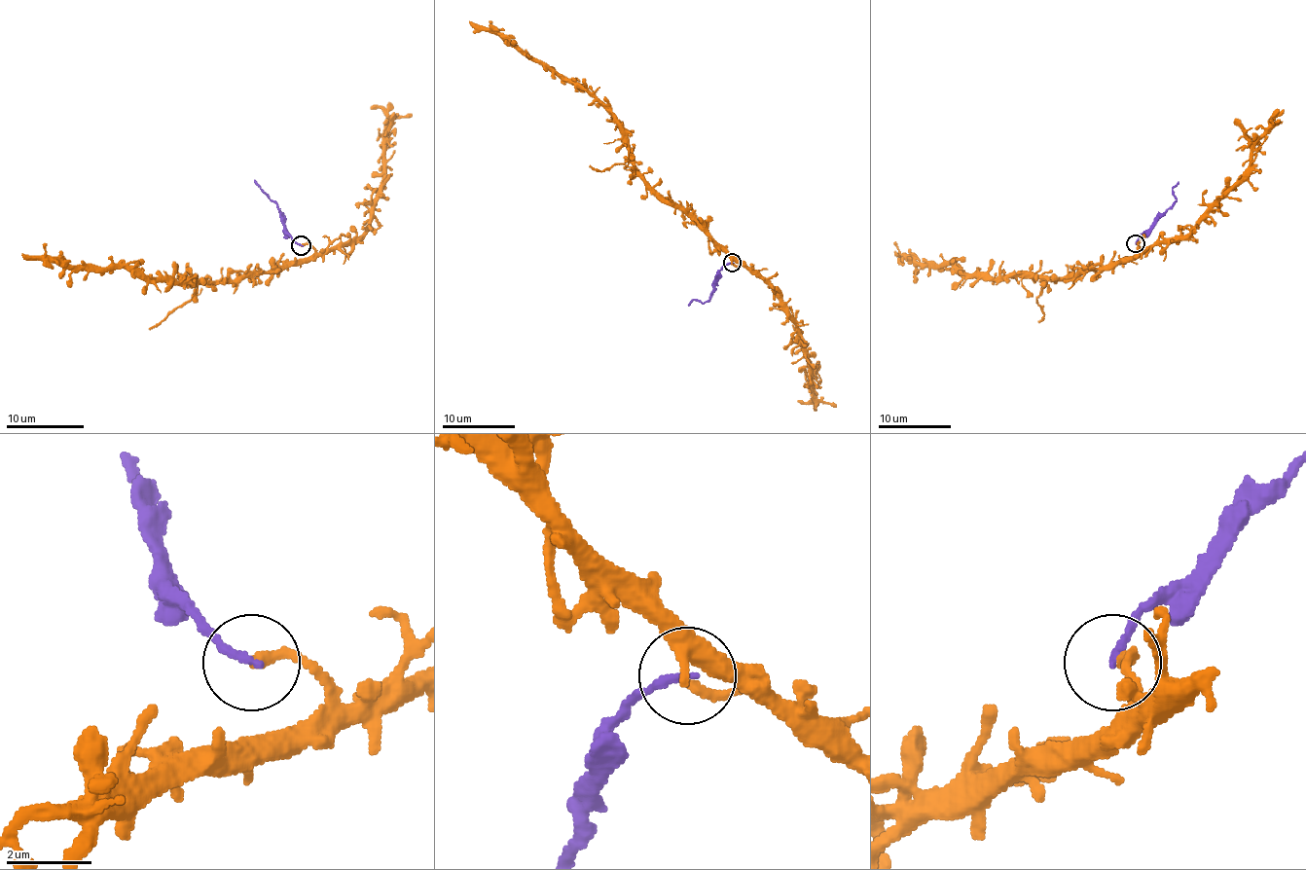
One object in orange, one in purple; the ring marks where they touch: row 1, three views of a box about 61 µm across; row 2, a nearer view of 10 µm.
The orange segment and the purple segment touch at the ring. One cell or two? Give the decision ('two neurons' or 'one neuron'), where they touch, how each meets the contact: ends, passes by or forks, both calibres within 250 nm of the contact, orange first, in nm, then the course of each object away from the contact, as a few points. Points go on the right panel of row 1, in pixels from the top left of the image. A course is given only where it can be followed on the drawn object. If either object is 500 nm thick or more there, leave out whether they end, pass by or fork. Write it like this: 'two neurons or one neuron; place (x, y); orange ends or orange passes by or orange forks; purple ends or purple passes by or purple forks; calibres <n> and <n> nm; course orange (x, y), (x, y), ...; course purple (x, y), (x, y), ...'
two neurons; place (1136, 243); orange ends; purple ends; calibres 240 and 190 nm; course orange (1136, 244), (1138, 249), (1131, 259), (1063, 276), (966, 274), (956, 264), (917, 264), (893, 251); course purple (1136, 244), (1175, 201), (1173, 187), (1178, 182)

